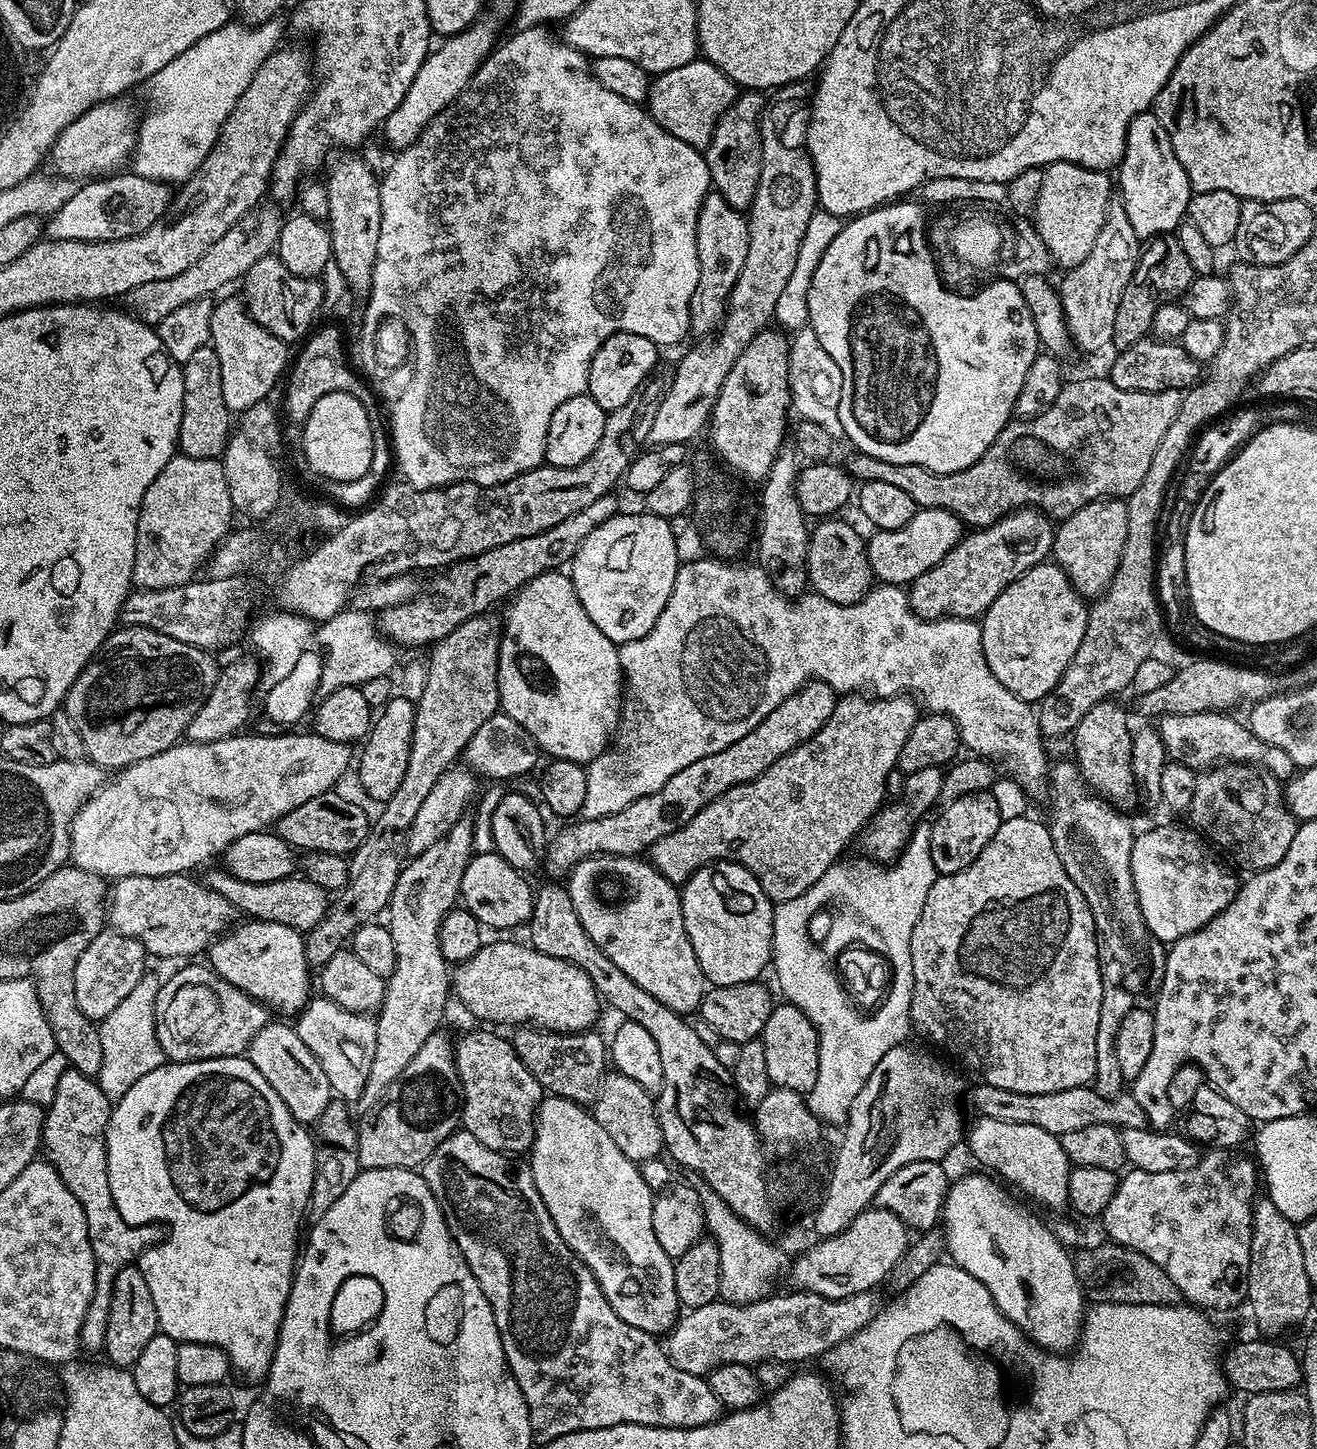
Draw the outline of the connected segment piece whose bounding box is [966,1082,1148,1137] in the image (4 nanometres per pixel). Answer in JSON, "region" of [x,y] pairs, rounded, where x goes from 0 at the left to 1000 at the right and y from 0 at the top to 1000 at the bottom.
{"region":[[[741,747],[738,752],[734,752],[733,762],[739,765],[739,768],[749,772],[758,772],[758,774],[776,774],[776,777],[789,777],[797,783],[806,785],[812,780],[820,780],[824,777],[831,776],[843,776],[851,780],[854,778],[867,778],[872,775],[870,769],[867,769],[867,763],[861,761],[859,753],[854,752],[850,756],[838,756],[834,755],[831,750],[816,751],[815,752],[803,752],[800,755],[772,755],[771,752],[761,752],[758,749],[752,749],[746,747]]]}

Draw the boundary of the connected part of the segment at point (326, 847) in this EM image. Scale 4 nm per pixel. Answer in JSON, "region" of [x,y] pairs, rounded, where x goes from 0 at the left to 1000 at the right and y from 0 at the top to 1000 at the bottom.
{"region":[[[253,545],[241,548],[241,551],[235,551],[235,553],[229,553],[229,556],[220,559],[220,562],[210,566],[208,573],[213,577],[222,587],[232,588],[253,588],[257,591],[270,587],[273,582],[276,582],[279,577],[281,563],[276,561],[273,555],[257,549],[257,546]]]}

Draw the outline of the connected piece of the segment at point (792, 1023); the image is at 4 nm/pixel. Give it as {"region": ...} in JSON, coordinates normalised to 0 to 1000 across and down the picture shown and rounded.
{"region":[[[590,692],[585,703],[582,703],[579,717],[582,722],[582,741],[584,749],[608,755],[616,754],[618,747],[621,747],[623,715],[615,703],[612,703],[609,697],[606,697],[600,692]]]}

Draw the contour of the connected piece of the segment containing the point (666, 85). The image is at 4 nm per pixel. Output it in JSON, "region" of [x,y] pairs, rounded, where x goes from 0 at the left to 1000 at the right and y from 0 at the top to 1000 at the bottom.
{"region":[[[529,40],[521,43],[521,46],[500,50],[493,57],[491,74],[503,90],[534,104],[541,97],[545,81],[558,70],[560,66],[560,59],[554,52],[548,51],[538,41]]]}

